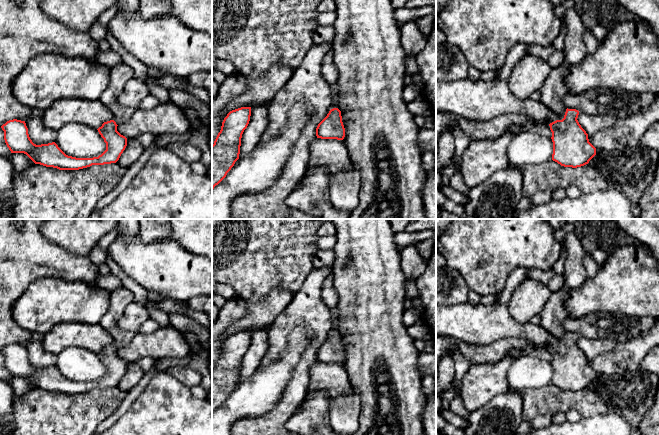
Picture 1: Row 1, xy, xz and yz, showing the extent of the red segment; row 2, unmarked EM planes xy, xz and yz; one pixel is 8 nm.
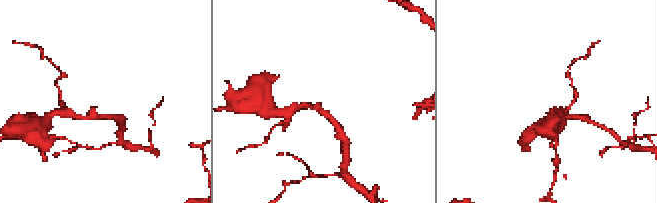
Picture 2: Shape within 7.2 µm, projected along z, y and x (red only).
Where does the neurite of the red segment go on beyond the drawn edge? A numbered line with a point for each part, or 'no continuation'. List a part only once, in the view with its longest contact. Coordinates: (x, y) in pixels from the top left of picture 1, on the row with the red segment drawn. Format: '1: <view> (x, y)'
1: yz (551, 94)

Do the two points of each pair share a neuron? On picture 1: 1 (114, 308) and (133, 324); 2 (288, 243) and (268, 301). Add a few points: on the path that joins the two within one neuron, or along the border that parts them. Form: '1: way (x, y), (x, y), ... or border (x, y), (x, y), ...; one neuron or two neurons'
1: border (133, 300), (125, 308), (117, 325), (135, 333); two neurons
2: border (293, 292), (273, 288), (257, 300), (251, 301); two neurons

